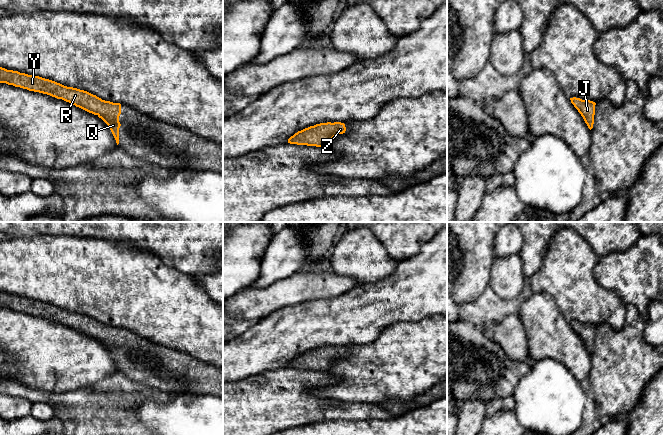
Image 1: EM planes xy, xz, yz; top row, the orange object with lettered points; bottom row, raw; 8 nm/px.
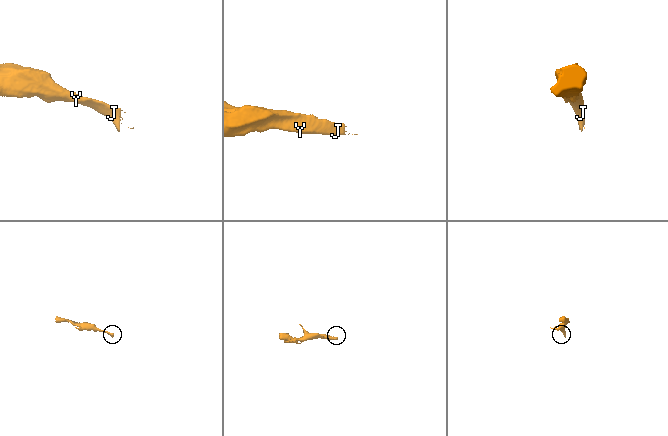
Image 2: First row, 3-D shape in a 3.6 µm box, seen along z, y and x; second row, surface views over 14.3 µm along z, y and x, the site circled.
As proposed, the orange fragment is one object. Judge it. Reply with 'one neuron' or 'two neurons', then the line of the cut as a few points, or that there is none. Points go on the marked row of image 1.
one neuron; no cut

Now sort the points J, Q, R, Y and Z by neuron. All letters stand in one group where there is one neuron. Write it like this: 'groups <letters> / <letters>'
groups J Q R Y Z

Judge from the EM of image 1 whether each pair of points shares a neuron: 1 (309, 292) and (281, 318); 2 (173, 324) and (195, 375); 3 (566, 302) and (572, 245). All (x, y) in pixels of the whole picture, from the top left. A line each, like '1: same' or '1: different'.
1: different
2: different
3: same

